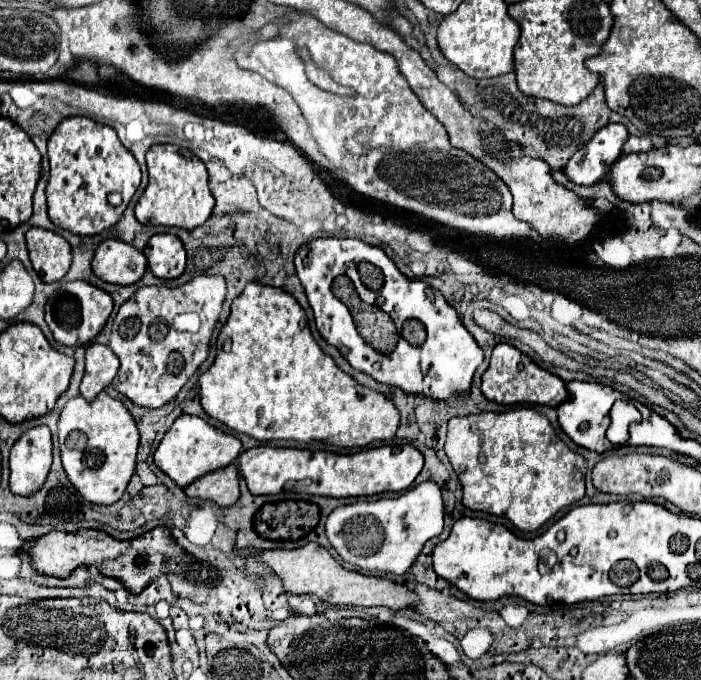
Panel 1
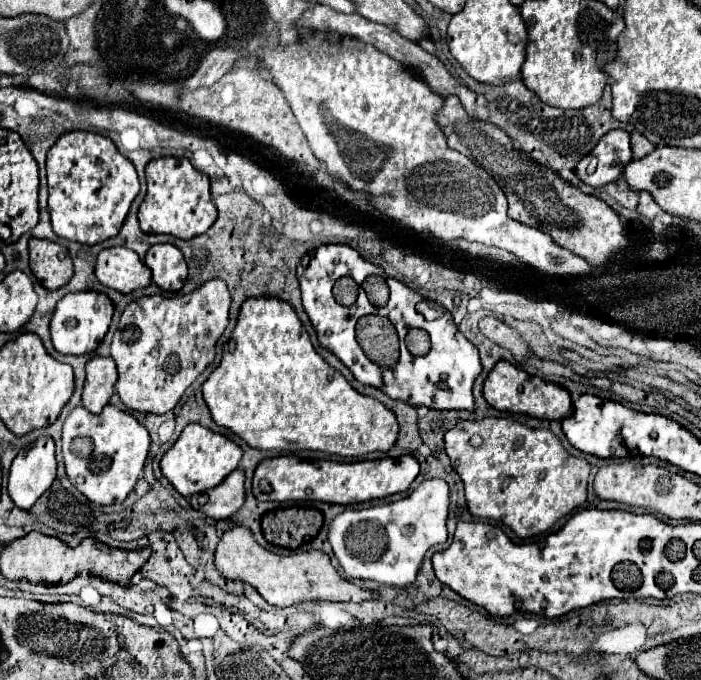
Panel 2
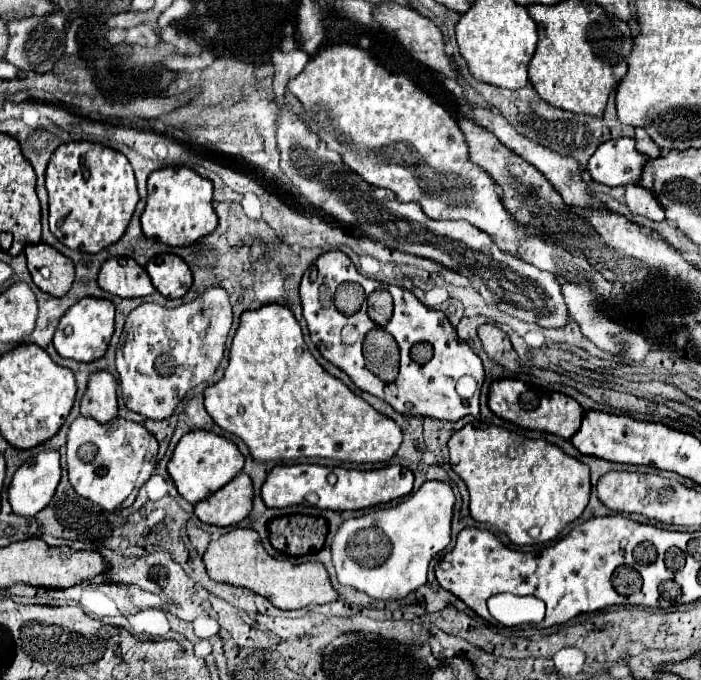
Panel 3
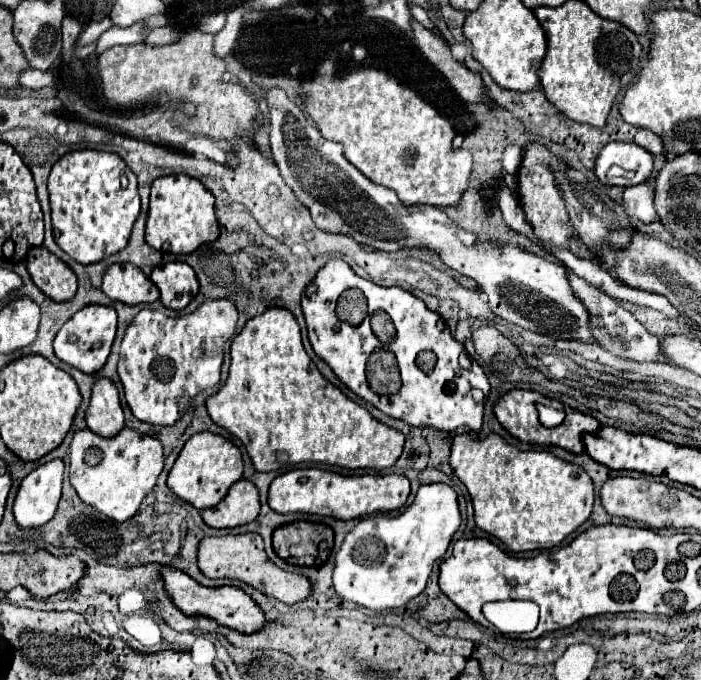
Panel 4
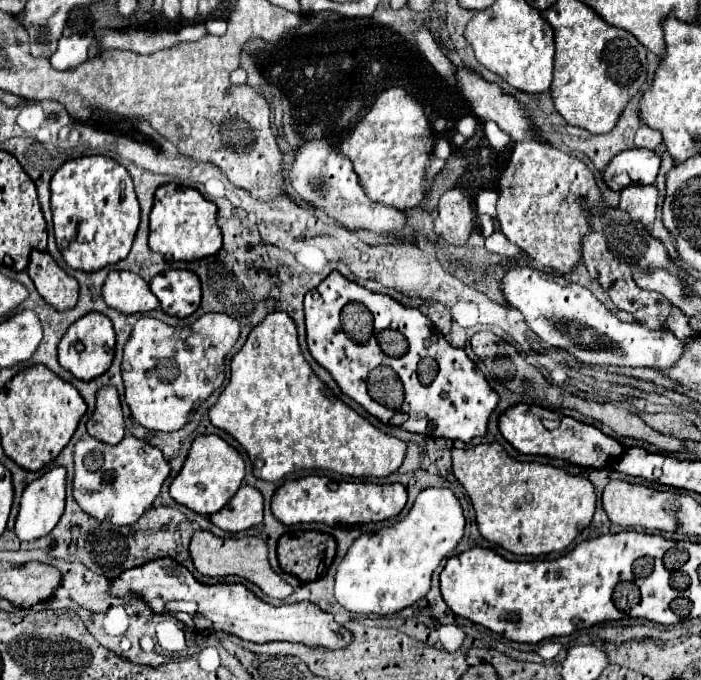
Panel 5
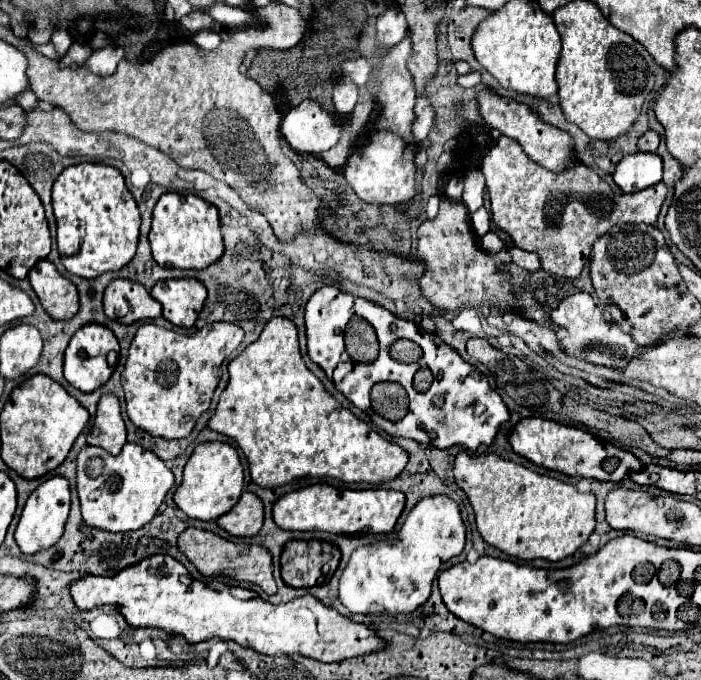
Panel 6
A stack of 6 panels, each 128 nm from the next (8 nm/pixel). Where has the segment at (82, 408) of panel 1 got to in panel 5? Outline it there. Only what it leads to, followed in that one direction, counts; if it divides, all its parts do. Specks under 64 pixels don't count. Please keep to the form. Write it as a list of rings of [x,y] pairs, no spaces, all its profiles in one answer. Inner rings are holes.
[[[126,434],[116,446],[104,444],[92,436],[86,436],[74,444],[72,494],[80,508],[100,522],[116,526],[134,524],[152,506],[168,474],[170,466],[162,452],[132,434]]]

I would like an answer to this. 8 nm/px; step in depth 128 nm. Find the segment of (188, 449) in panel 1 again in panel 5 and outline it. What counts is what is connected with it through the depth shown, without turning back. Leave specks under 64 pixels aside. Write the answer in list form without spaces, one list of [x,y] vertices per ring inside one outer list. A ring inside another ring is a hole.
[[[204,434],[204,436],[196,436],[196,440],[190,446],[186,462],[182,464],[182,470],[170,482],[170,496],[178,504],[184,504],[186,508],[210,516],[218,512],[236,494],[242,480],[244,480],[244,460],[240,452],[234,450],[220,436]]]

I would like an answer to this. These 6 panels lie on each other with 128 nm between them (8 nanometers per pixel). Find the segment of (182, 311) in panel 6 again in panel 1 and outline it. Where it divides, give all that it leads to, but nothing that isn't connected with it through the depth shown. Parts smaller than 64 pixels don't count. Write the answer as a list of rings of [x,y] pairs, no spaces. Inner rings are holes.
[[[158,234],[148,240],[148,248],[142,250],[148,268],[162,280],[174,280],[184,272],[186,250],[184,244],[174,234]]]

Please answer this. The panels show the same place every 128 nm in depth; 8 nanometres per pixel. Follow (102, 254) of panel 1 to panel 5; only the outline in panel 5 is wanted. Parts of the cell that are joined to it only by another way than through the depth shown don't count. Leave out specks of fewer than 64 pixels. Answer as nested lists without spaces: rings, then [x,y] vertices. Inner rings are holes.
[[[112,270],[102,286],[102,296],[110,308],[124,314],[160,308],[160,302],[152,294],[148,282],[128,270]]]

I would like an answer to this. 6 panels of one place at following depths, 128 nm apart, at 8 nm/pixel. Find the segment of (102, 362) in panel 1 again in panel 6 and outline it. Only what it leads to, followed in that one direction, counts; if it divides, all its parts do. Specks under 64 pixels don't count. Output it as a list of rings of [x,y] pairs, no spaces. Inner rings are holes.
[[[104,394],[98,402],[98,412],[92,430],[86,436],[88,444],[100,446],[112,456],[120,454],[126,444],[126,426],[120,414],[120,404],[114,394]]]

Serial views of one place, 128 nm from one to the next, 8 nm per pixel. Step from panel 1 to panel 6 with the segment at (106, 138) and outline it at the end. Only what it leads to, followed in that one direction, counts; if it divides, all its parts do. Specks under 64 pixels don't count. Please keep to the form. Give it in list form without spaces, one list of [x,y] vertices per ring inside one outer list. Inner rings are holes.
[[[92,162],[68,166],[52,186],[52,206],[58,224],[60,260],[68,272],[96,278],[108,270],[120,270],[134,258],[140,212],[118,168]]]

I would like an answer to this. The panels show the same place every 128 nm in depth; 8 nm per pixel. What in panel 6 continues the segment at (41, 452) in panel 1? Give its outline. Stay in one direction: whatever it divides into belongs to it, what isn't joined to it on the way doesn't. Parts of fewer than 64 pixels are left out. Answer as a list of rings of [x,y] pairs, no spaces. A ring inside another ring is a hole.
[[[54,476],[54,478],[48,478],[46,482],[42,482],[28,496],[24,510],[20,514],[20,522],[18,522],[18,528],[16,528],[16,542],[18,542],[20,550],[24,554],[34,554],[34,552],[40,552],[44,548],[54,546],[64,532],[68,510],[70,510],[68,480],[64,476]]]

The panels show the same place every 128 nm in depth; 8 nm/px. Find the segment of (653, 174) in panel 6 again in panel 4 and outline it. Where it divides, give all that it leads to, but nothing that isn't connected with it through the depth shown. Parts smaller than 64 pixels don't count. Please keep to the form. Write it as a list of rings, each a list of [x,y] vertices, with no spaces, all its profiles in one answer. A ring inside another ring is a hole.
[[[610,142],[606,144],[598,158],[596,158],[596,168],[594,174],[598,176],[598,180],[602,184],[610,184],[610,186],[636,186],[646,182],[646,178],[652,174],[654,170],[654,160],[652,154],[644,148],[640,148],[634,142]],[[616,164],[628,172],[634,172],[632,178],[606,178],[608,168]]]

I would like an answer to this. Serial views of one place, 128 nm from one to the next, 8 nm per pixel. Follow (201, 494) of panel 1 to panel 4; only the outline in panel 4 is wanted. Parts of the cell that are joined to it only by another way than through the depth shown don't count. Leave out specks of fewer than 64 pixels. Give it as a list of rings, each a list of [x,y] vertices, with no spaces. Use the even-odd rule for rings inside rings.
[[[238,480],[230,486],[224,500],[214,508],[202,510],[202,520],[212,528],[236,528],[256,520],[260,514],[258,490],[250,480]]]

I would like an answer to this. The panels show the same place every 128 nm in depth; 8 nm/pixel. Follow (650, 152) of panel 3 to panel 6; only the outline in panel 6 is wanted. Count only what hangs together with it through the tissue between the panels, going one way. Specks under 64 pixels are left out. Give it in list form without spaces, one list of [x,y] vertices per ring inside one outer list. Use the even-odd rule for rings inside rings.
[[[648,130],[646,134],[640,136],[640,140],[638,140],[638,150],[640,150],[640,152],[656,152],[658,144],[660,144],[660,136],[658,136],[654,130]]]

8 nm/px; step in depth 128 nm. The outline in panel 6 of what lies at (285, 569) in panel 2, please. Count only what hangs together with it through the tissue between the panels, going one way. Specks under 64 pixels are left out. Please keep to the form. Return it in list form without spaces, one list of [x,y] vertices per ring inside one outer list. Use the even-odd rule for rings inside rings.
[[[188,528],[186,532],[180,534],[178,546],[182,554],[198,568],[202,576],[228,576],[234,578],[236,582],[252,582],[258,584],[266,594],[276,594],[276,582],[272,576],[272,562],[270,562],[270,552],[266,546],[260,544],[234,544],[218,534],[212,534],[208,530],[200,528]]]

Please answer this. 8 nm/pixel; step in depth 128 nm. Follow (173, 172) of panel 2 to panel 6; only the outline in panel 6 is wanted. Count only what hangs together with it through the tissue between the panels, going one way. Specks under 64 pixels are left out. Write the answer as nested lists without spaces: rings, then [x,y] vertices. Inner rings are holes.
[[[166,192],[154,206],[152,214],[152,230],[150,230],[150,246],[154,260],[164,268],[194,268],[202,270],[214,260],[220,260],[224,252],[222,234],[220,234],[220,218],[218,210],[194,194],[178,194]]]

